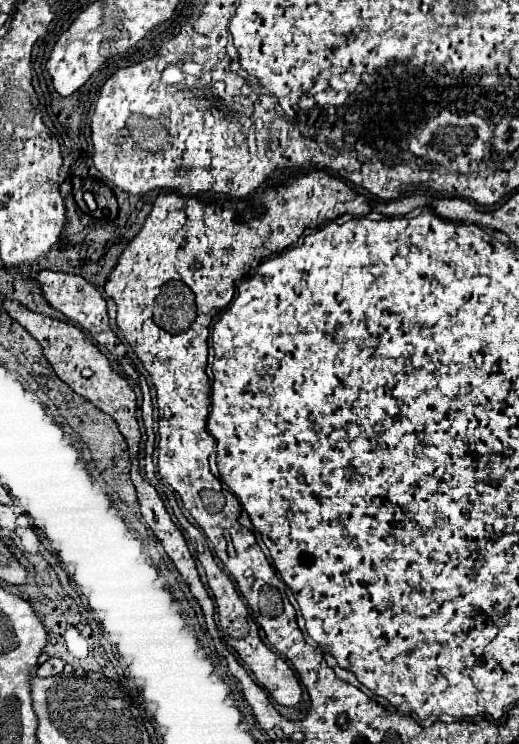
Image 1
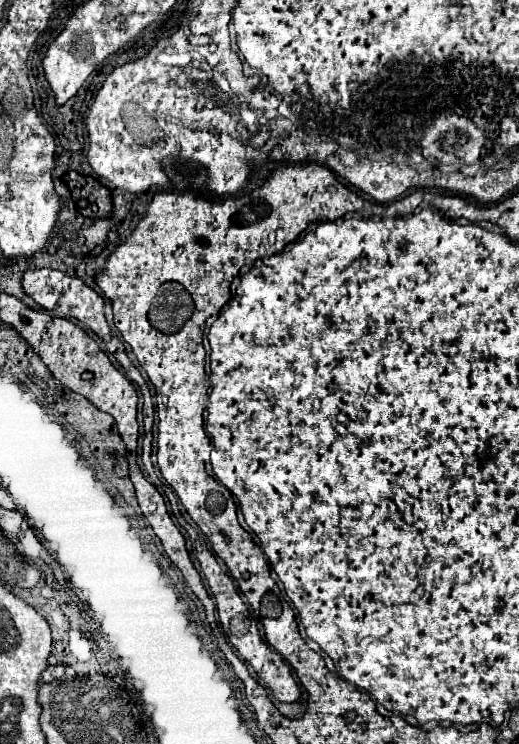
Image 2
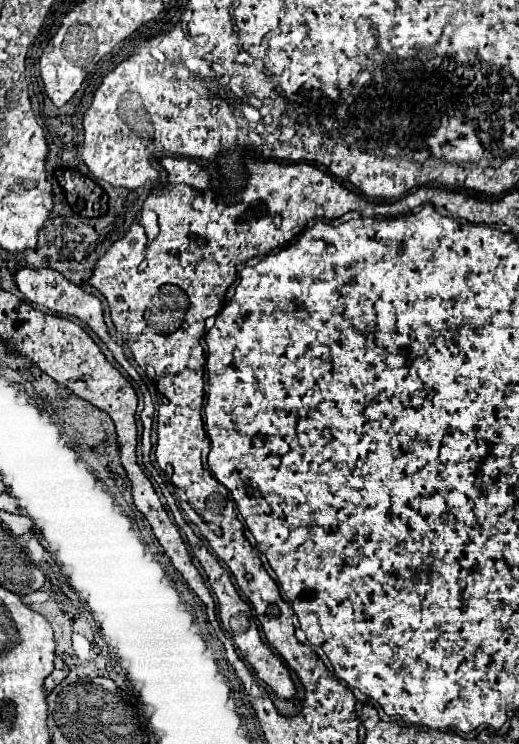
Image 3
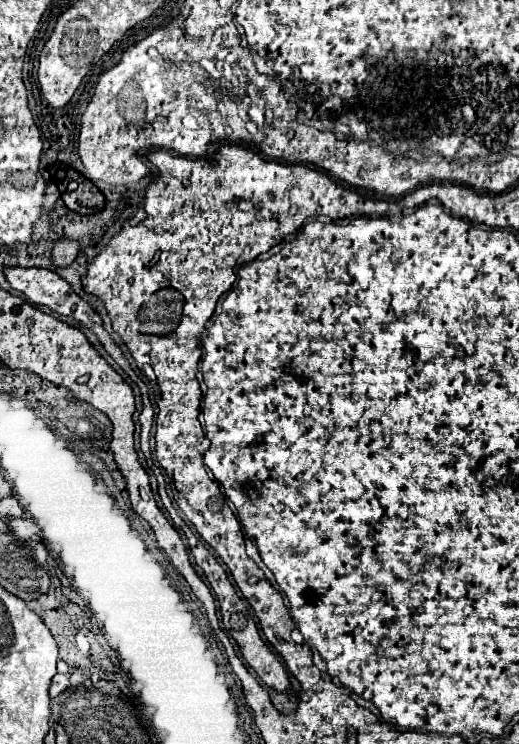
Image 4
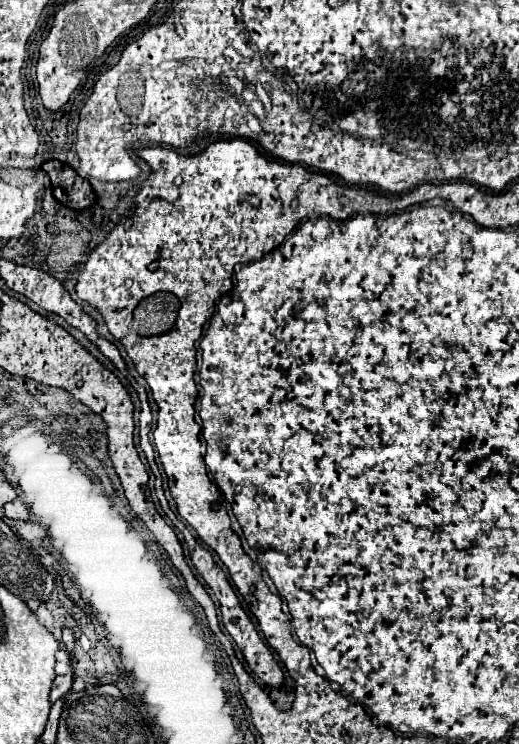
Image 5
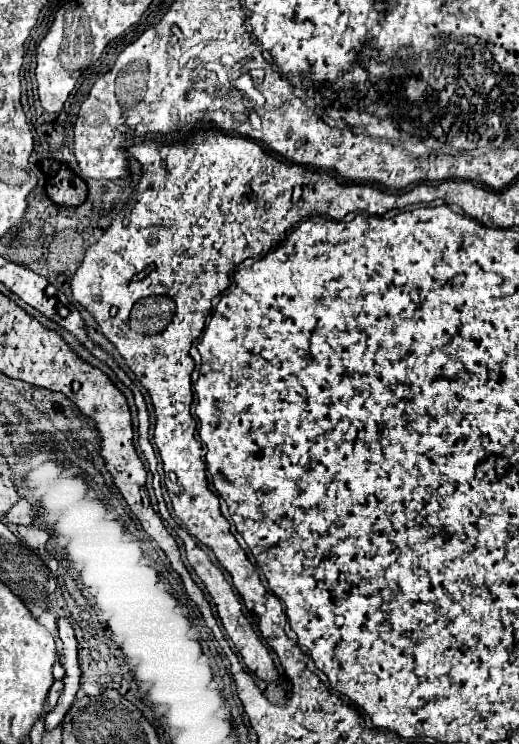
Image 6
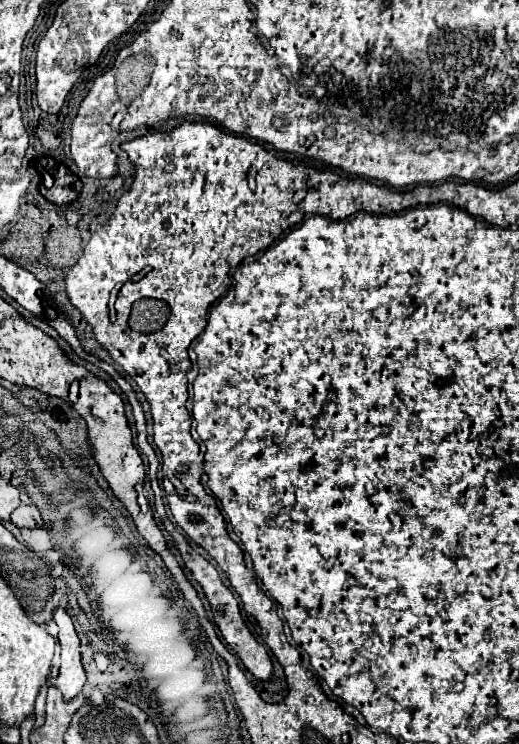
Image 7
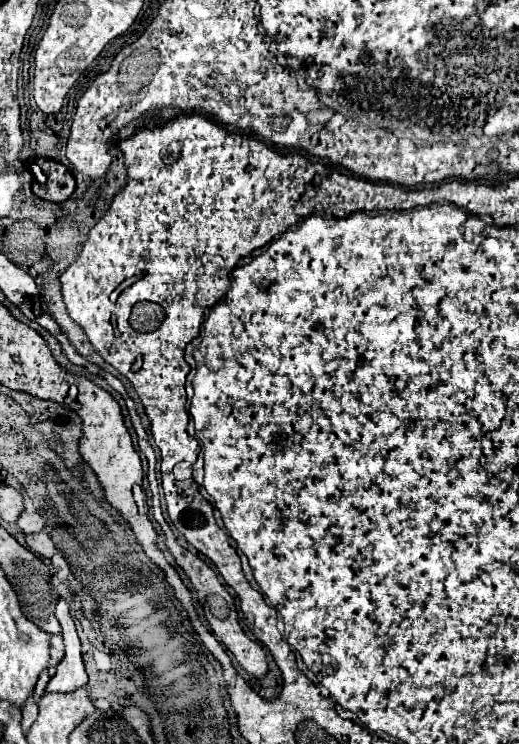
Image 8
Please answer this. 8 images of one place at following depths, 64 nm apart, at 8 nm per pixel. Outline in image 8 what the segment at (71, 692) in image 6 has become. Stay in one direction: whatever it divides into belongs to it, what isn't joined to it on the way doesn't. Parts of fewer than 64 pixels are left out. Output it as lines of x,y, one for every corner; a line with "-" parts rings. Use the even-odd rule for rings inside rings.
62,598
56,604
56,616
62,626
62,640
66,644
66,656
60,662
54,678
50,678
45,693
49,692
72,692
78,686
84,686
88,682
88,674
82,664
80,656
80,638
74,628
74,620
70,618
68,602

